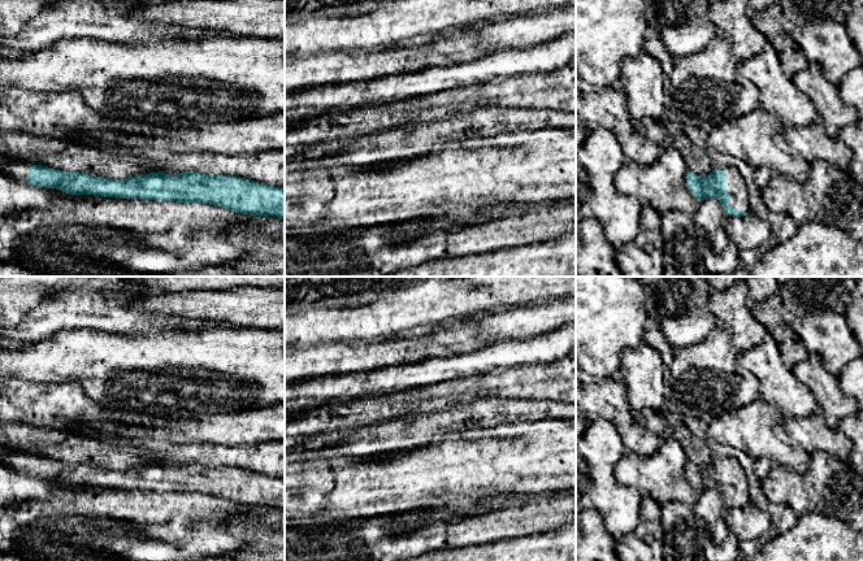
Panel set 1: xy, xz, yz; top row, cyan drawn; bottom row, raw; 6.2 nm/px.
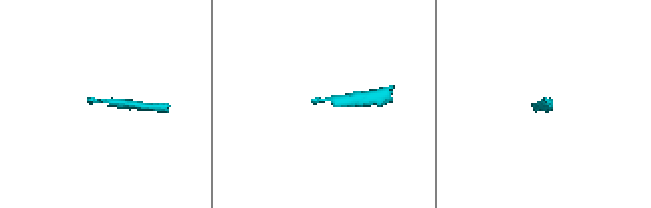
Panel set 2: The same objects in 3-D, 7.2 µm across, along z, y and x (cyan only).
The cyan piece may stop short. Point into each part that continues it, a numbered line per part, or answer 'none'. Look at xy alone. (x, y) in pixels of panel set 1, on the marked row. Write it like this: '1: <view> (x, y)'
1: xy (20, 170)

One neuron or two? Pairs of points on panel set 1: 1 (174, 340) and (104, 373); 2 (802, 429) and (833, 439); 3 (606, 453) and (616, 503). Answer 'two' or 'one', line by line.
1: one
2: one
3: one

